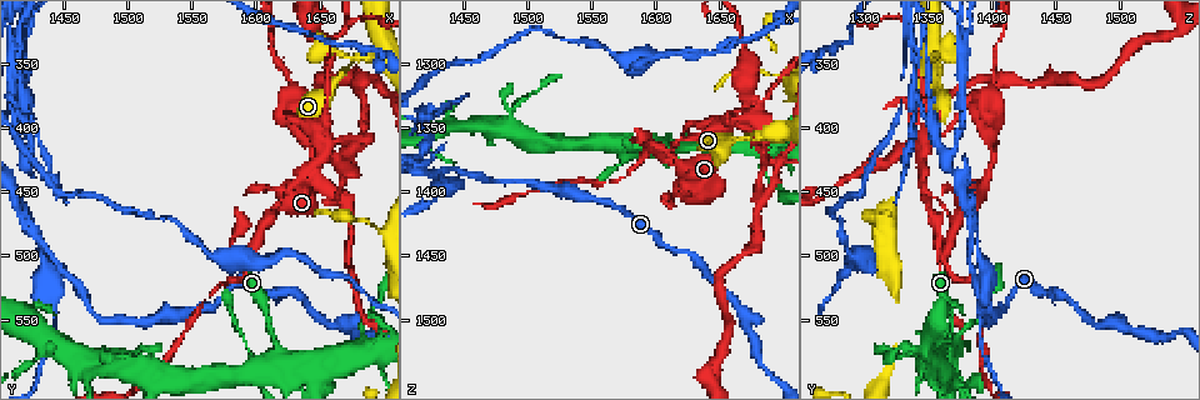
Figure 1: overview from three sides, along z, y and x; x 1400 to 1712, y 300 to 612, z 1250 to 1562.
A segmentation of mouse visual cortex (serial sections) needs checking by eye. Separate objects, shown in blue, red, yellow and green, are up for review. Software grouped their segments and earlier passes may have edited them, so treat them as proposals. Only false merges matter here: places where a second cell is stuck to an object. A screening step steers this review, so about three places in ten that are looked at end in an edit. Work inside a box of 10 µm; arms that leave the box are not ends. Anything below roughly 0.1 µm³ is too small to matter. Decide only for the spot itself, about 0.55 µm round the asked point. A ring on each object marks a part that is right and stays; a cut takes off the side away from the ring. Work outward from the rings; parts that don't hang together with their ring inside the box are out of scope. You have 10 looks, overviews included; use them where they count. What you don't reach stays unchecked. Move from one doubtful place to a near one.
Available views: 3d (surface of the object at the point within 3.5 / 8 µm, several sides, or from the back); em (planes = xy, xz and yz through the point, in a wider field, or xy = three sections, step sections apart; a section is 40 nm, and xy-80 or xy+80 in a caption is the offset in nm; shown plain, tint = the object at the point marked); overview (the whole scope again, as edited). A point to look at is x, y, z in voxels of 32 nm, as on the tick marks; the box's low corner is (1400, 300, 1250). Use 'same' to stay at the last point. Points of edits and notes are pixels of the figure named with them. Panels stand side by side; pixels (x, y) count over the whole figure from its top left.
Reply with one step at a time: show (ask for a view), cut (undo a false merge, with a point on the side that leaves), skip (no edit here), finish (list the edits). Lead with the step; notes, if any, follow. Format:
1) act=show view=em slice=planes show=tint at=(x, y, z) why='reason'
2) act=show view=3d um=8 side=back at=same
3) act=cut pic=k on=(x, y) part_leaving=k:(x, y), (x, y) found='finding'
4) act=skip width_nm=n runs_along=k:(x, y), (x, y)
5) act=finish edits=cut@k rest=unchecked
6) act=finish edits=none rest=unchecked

act=show view=3d um=3.5 at=(1640, 436, 1346) why='branch point'

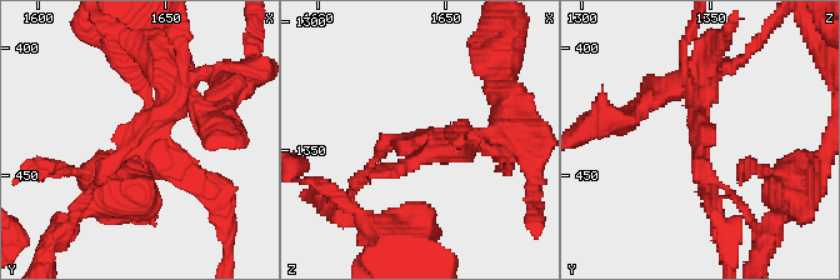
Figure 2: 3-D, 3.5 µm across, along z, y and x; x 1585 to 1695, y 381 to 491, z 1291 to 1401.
act=show view=em slice=xy step=5 show=tint at=(1638, 438, 1347)

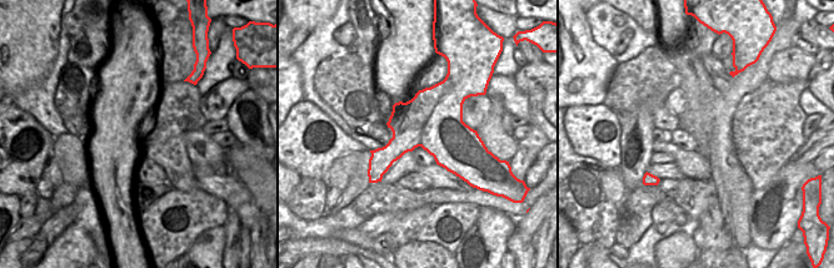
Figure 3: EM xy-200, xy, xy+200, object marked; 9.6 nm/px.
act=cut pic=2 on=(713, 78) part_leaving=2:(701, 139), (701, 78), (693, 74) found='two cells meet here'

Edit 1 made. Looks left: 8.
act=show view=3d um=3.5 side=back at=(1622, 354, 1402) why='sudden change in width'

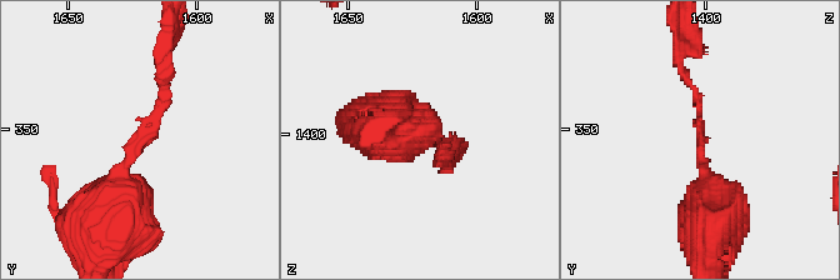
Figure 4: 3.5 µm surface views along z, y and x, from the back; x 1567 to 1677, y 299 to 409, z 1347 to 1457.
act=show view=em slice=xy step=3 show=tint at=(1624, 356, 1402) arm_widths_nm=100,600 why='shape alone is not enough'

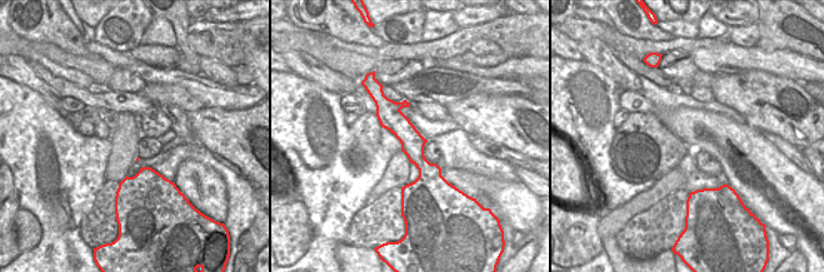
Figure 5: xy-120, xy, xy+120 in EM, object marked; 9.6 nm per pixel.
act=show view=em slice=xy step=5 show=tint at=same why='another direction'

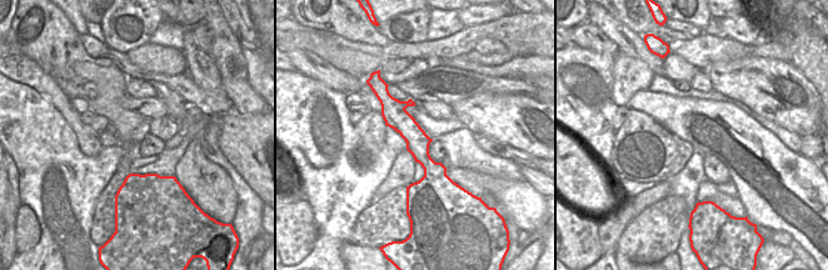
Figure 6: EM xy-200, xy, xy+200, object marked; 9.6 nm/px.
act=skip runs_along=6:(384, 94), (428, 164), (423, 191) found='all the same cell'

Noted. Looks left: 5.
act=show view=3d um=3.5 at=(1434, 492, 1386) why='thick turns thin'

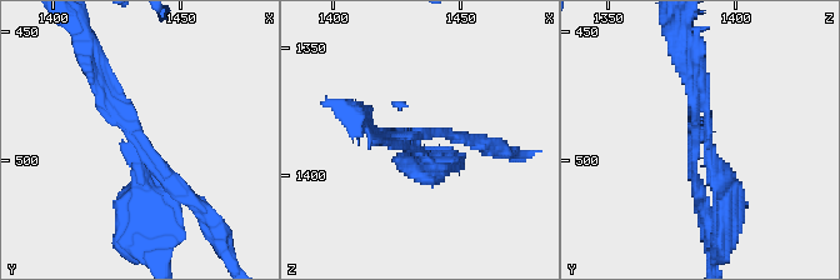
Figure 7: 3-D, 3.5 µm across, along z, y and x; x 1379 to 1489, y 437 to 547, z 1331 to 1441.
act=show view=em slice=planes show=tint at=(1432, 491, 1384) arms=3 arm_widths_nm=150,150,300 why='need the tissue'

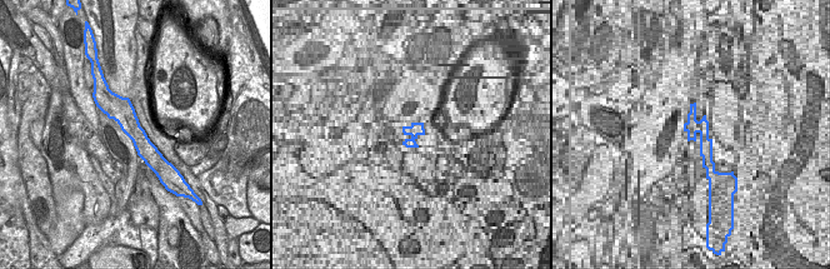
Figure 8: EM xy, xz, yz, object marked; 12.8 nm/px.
act=cut pic=7 on=(144, 185) width_nm=300 border=8:(138, 121), (126, 134) found='two cells meet here'

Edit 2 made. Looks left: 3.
act=show view=3d um=3.5 at=(1560, 536, 1392) why='narrows sharply'

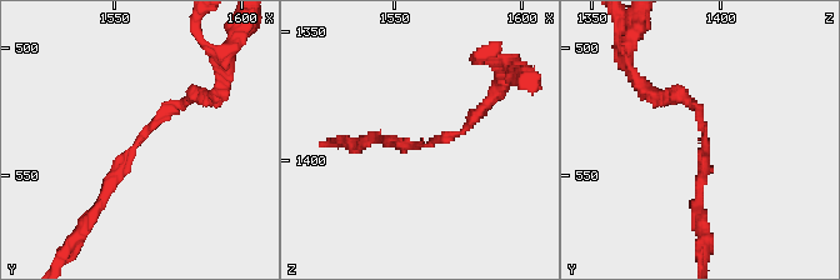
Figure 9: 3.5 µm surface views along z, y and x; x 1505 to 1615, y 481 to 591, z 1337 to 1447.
act=skip runs_along=9:(200, 94), (154, 121), (100, 205) found='one cell here'

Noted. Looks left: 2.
act=finish edits=cut@2,cut@7 rest=unchecked

